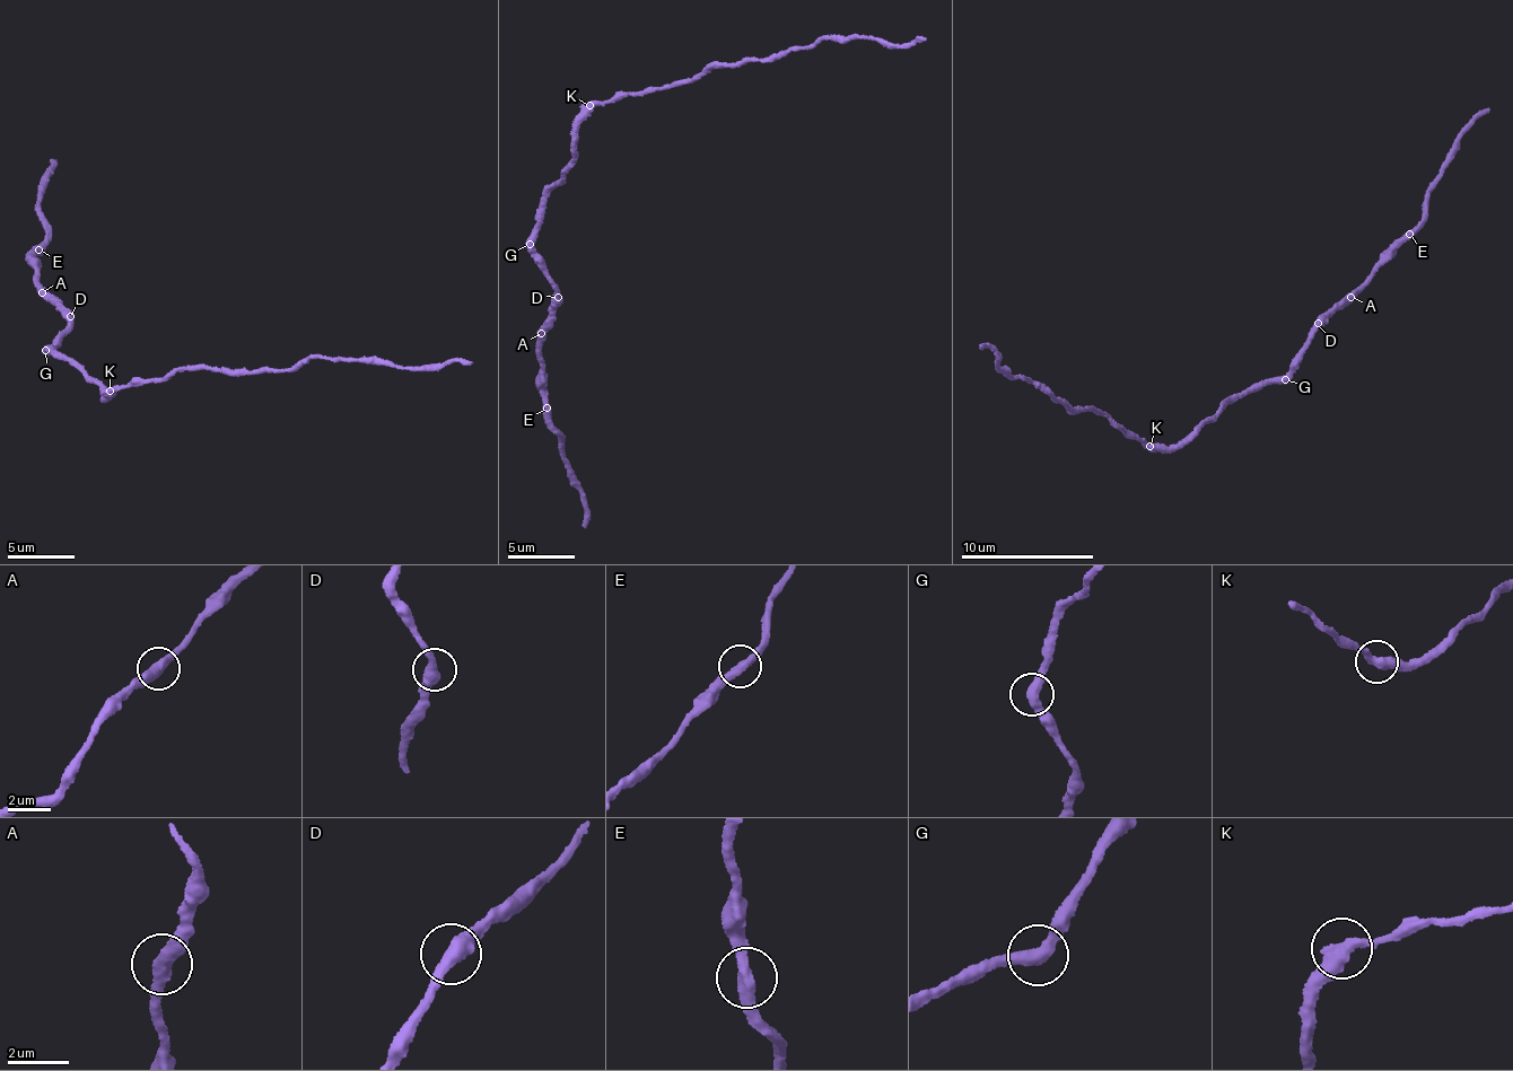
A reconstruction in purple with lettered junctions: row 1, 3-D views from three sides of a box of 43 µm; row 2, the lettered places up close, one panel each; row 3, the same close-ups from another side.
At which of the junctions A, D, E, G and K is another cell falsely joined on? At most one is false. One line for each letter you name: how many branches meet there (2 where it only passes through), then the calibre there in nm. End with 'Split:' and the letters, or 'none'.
K: 2 | 460 nm
Split: K

